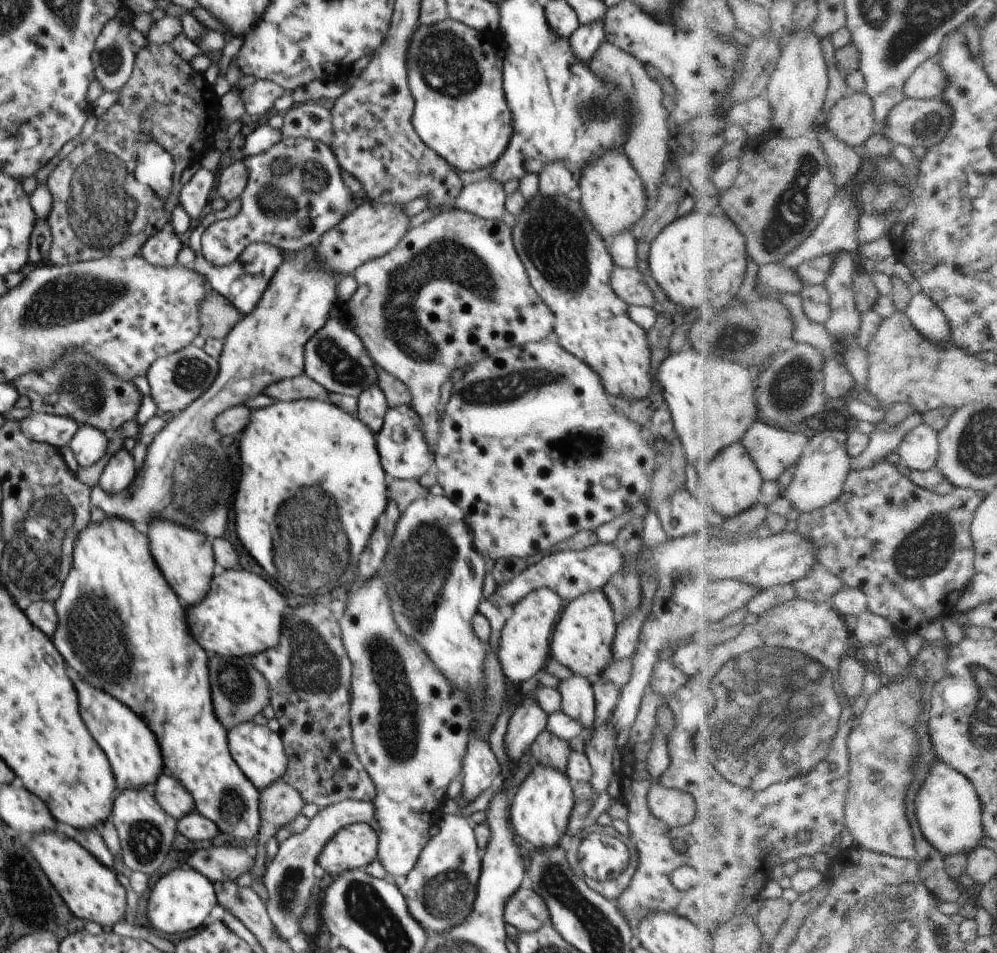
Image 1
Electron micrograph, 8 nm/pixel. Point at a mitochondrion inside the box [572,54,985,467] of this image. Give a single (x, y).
(791, 214)

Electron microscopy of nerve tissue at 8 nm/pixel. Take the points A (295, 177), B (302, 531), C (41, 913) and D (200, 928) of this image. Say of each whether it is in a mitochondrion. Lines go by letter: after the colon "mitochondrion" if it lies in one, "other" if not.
A: mitochondrion
B: mitochondrion
C: other
D: other

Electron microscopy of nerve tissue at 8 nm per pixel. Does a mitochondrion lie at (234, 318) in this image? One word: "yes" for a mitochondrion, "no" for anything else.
no

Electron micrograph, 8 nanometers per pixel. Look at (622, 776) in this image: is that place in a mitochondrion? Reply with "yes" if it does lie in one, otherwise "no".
no

